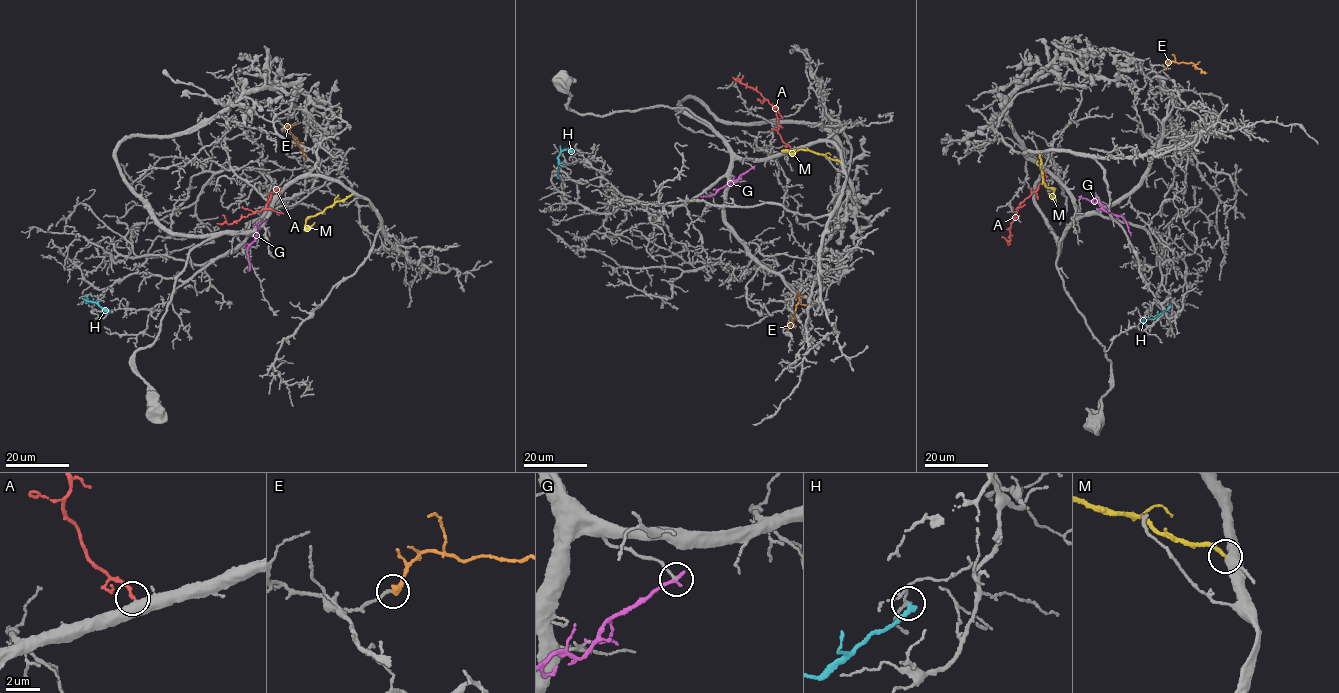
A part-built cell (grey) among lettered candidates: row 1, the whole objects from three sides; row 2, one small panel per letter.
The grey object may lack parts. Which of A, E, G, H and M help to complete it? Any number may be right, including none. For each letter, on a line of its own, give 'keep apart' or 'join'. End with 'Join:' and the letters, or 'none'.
A: join
E: join
G: keep apart
H: keep apart
M: keep apart
Join: A, E

